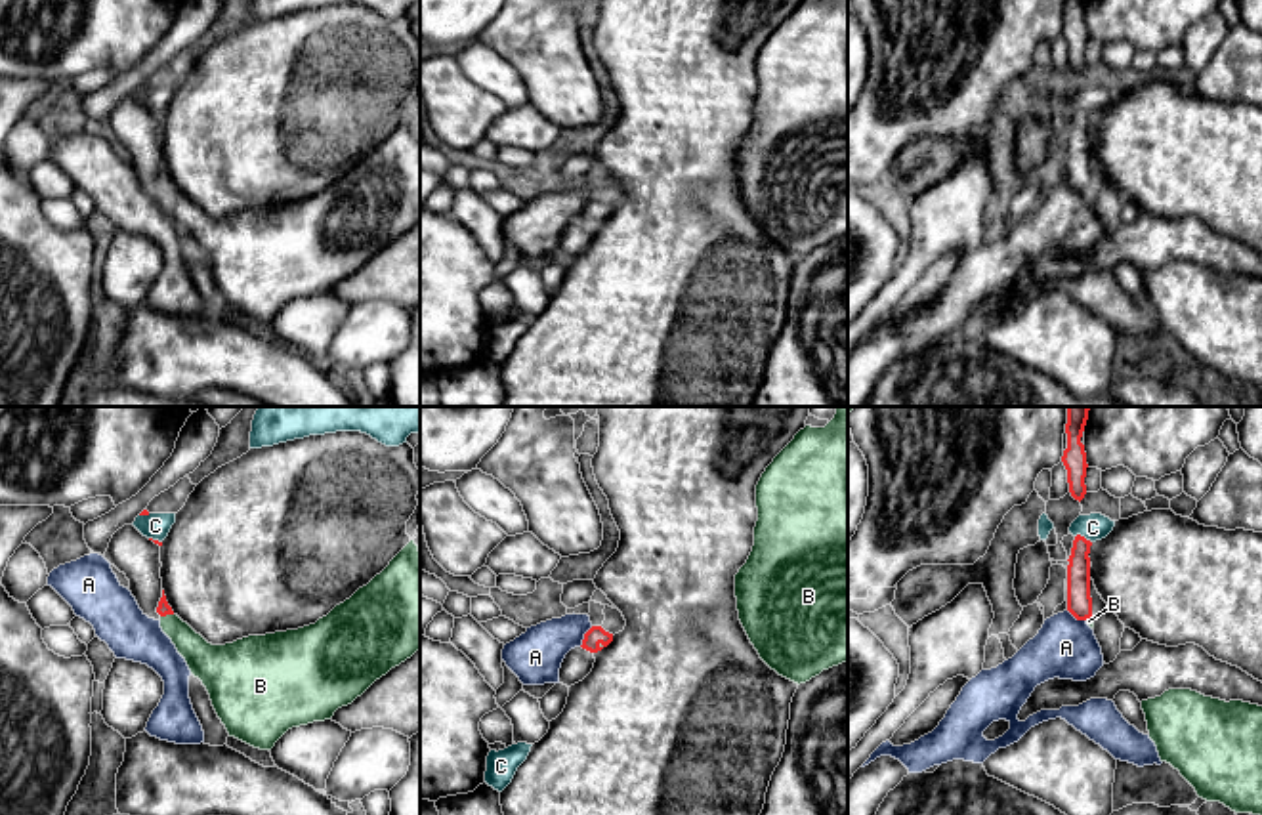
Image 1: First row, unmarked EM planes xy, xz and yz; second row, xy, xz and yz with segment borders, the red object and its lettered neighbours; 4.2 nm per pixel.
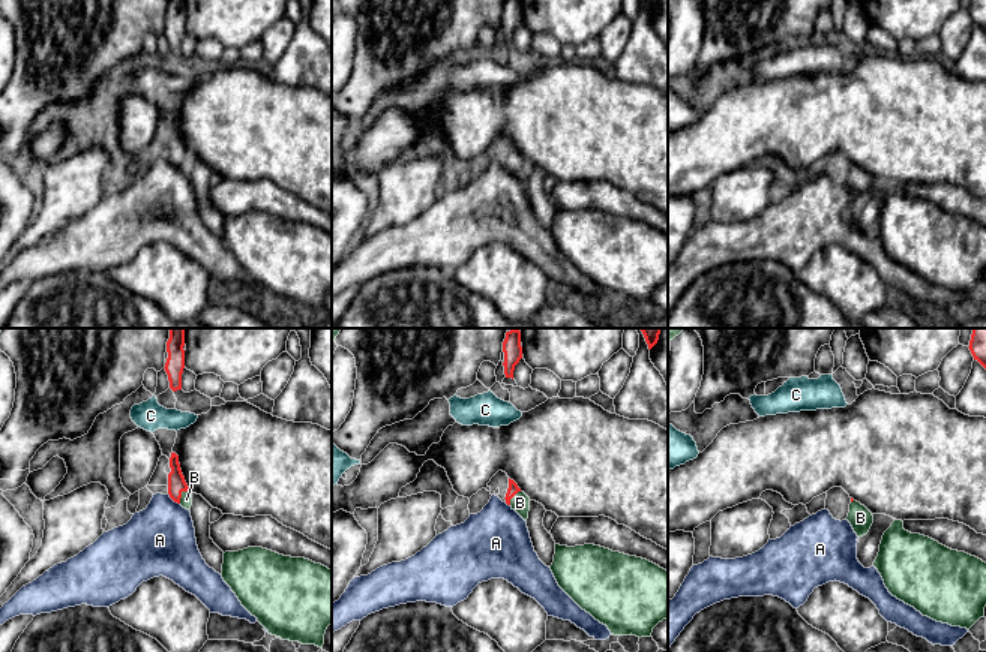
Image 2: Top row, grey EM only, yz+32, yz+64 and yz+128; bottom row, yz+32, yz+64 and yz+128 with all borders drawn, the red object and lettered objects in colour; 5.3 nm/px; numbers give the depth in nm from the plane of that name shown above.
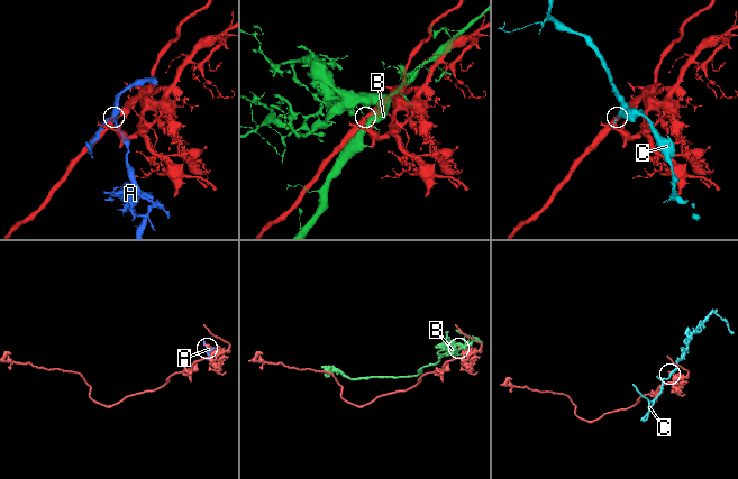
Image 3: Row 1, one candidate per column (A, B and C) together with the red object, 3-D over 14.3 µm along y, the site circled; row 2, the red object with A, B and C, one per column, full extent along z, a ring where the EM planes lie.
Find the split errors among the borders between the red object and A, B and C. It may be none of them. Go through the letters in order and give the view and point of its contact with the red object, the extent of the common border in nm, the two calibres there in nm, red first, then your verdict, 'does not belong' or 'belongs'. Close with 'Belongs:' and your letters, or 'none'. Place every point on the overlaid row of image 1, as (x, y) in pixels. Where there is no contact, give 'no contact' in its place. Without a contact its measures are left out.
A: meets red in xz at (585, 636); contact 110 nm long; 80 nm thick on the red side, 220 nm on the other; does not belong
B: meets red in xy at (167, 613); contact 60 nm long; 60 nm thick on the red side, 140 nm on the other; does not belong
C: meets red in yz at (1083, 537); contact 80 nm long; 100 nm thick on the red side, 110 nm on the other; does not belong
Belongs: none

